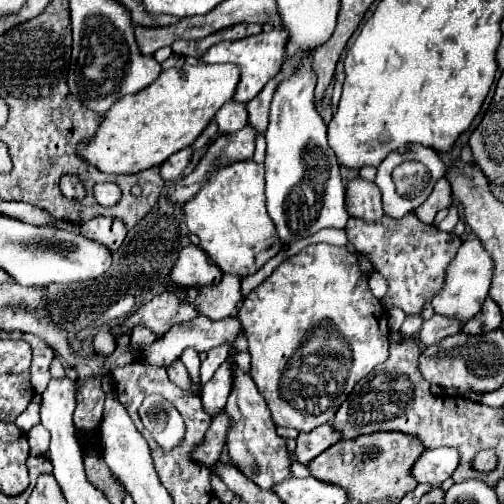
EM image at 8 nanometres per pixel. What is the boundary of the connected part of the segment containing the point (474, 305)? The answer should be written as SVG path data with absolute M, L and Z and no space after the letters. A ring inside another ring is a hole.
M468 234L466 240L462 242L462 246L458 248L458 254L446 268L442 290L432 298L434 312L440 316L446 316L446 318L454 318L460 324L466 324L470 318L474 318L480 312L480 308L488 296L488 290L492 284L492 270L494 270L494 260L484 250L480 238L476 234Z

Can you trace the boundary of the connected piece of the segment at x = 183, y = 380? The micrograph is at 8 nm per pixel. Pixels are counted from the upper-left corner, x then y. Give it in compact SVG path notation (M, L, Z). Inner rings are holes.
M176 360L174 364L170 364L168 376L170 376L170 380L172 380L174 384L178 384L180 388L190 388L190 390L194 390L194 394L198 394L198 386L192 384L192 380L190 380L190 376L188 376L188 372L186 372L186 366L184 366L180 360Z

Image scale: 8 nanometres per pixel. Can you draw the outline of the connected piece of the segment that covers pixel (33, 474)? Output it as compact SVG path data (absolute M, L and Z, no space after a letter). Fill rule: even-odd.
M30 456L28 458L28 472L30 472L30 488L34 488L34 484L36 484L36 480L38 480L38 476L42 476L42 474L52 474L52 464L50 464L50 460L48 458L44 458L44 456Z

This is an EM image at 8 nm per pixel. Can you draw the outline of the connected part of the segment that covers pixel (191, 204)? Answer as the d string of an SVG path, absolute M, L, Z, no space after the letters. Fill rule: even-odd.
M254 160L234 162L234 164L216 168L210 174L208 182L198 190L198 194L184 204L184 218L186 218L188 230L200 238L202 250L208 252L218 262L222 272L238 274L238 276L254 274L280 250L280 240L278 240L276 228L266 212L264 164L256 164Z

